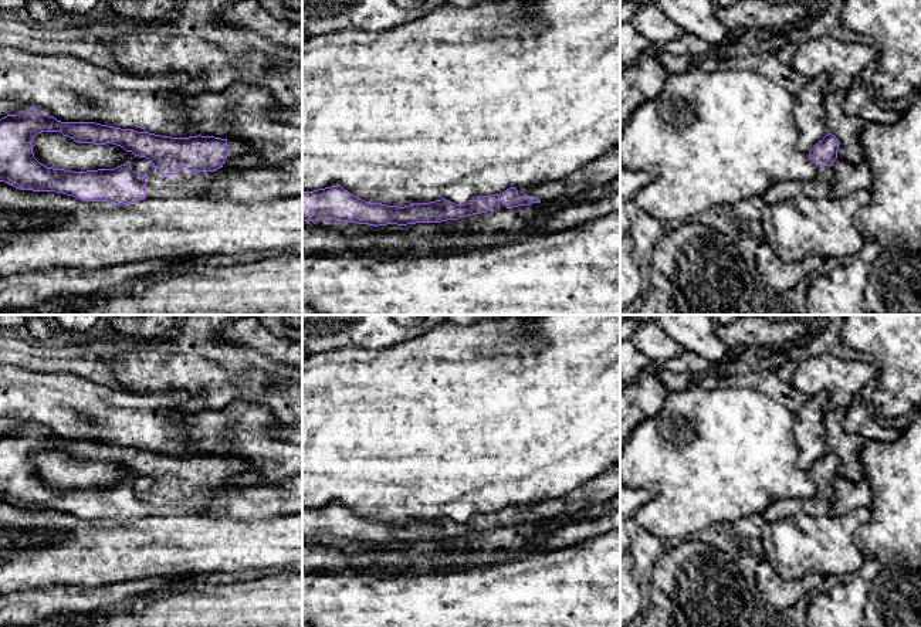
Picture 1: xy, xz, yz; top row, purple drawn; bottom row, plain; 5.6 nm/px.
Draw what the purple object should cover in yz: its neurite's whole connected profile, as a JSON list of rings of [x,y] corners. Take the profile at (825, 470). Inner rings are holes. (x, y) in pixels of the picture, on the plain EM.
[[[827,451],[809,470],[809,475],[816,482],[816,495],[812,498],[776,501],[762,514],[765,521],[773,522],[800,514],[809,516],[829,515],[833,499],[833,481],[837,477],[839,462],[839,457],[834,453]]]

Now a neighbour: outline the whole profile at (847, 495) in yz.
[[[836,477],[833,481],[833,499],[830,515],[846,515],[857,508],[870,508],[873,492],[868,481],[853,482],[844,477]]]

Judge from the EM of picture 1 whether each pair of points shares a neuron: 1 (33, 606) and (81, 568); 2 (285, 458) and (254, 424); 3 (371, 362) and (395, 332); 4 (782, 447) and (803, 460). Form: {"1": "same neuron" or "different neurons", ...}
{"1": "different neurons", "2": "same neuron", "3": "different neurons", "4": "different neurons"}

